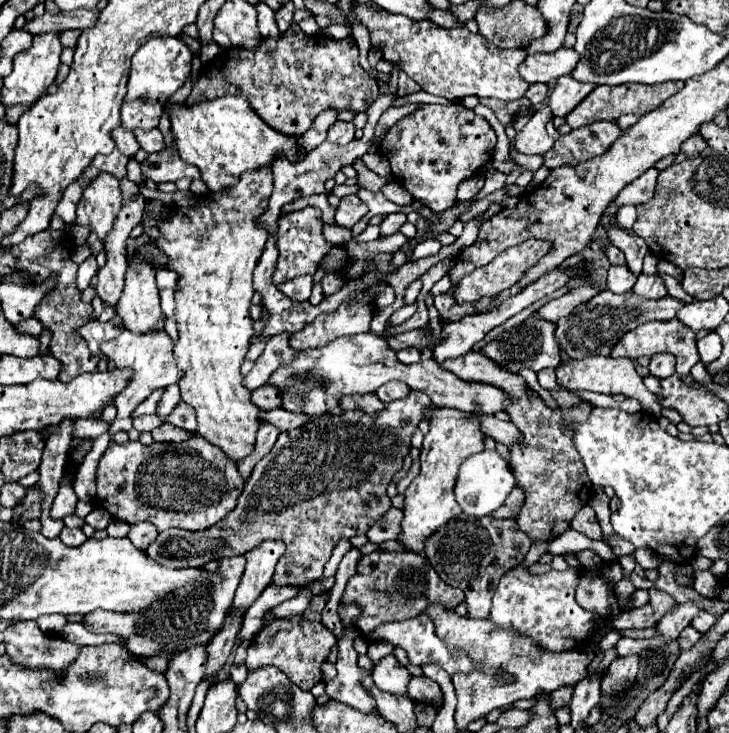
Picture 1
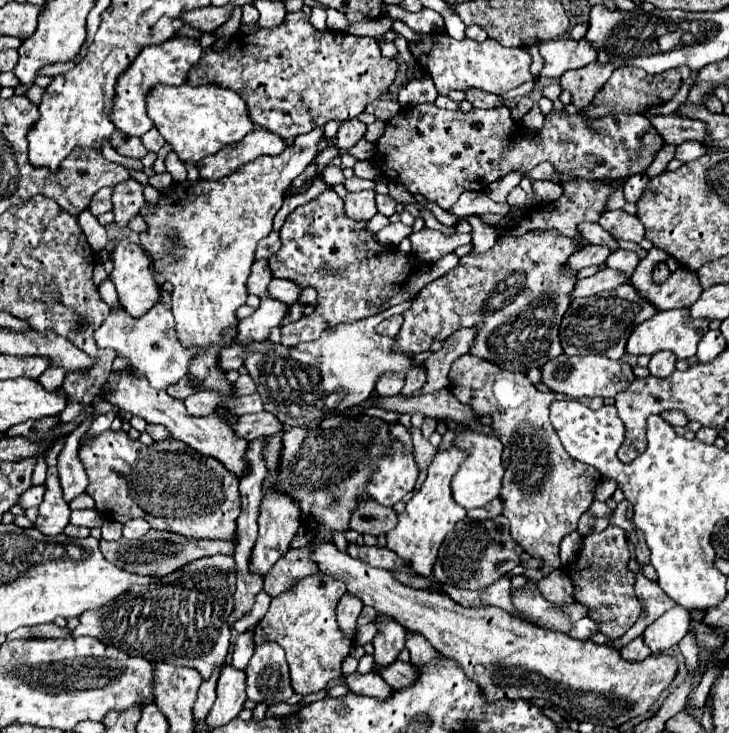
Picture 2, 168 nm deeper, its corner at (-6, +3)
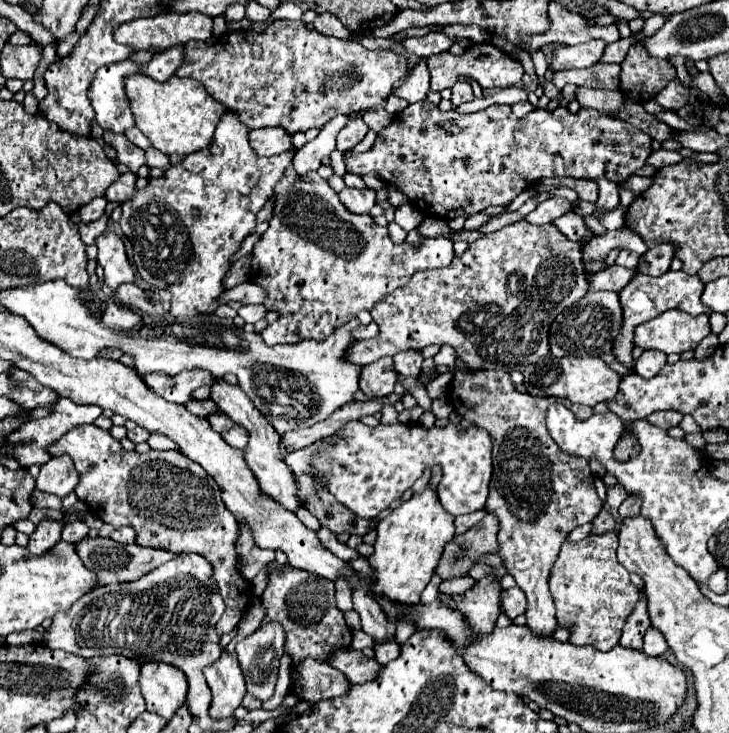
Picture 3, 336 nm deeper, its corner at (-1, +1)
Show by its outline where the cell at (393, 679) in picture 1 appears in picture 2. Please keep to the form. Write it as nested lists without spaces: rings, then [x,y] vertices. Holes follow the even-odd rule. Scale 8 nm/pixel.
[[[378,613],[374,623],[378,625],[378,635],[374,637],[374,661],[376,665],[390,665],[396,661],[398,653],[404,649],[404,637],[406,631],[400,623],[396,623],[392,617]]]

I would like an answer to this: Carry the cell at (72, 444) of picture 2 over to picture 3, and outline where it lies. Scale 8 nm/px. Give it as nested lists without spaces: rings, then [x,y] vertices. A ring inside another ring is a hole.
[[[57,455],[57,457],[51,457],[51,461],[47,461],[45,465],[41,465],[41,473],[35,481],[39,491],[53,493],[63,499],[75,489],[79,481],[79,473],[69,455]]]

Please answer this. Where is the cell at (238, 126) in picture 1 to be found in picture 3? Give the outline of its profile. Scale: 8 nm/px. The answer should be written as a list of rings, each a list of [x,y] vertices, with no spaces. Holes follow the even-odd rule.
[[[137,73],[125,79],[125,91],[131,101],[137,127],[145,133],[155,149],[167,155],[187,157],[189,153],[209,147],[219,119],[227,113],[227,107],[213,101],[213,97],[205,93],[205,87],[195,79],[181,79],[173,75],[169,81],[159,83]]]

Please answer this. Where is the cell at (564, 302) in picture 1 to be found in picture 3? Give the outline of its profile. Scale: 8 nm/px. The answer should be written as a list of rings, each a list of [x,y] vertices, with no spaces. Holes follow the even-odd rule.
[[[611,265],[609,269],[603,269],[589,277],[589,291],[601,291],[601,289],[621,291],[633,279],[633,275],[635,275],[635,271],[631,271],[631,269]]]

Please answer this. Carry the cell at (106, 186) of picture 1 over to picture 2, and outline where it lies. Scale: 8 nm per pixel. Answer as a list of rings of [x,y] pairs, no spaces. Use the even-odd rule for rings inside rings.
[[[104,187],[100,189],[94,197],[92,197],[92,203],[90,203],[90,213],[92,215],[102,215],[106,211],[112,211],[112,203],[110,203],[110,195],[112,195],[112,187]]]

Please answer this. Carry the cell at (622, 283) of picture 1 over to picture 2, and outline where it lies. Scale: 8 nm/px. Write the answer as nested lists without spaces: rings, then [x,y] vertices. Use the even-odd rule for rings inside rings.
[[[618,249],[618,251],[614,251],[614,253],[608,257],[606,265],[608,265],[610,269],[618,269],[618,271],[622,271],[622,273],[626,273],[626,275],[630,277],[630,275],[634,273],[638,261],[640,261],[640,257],[638,257],[634,251]]]

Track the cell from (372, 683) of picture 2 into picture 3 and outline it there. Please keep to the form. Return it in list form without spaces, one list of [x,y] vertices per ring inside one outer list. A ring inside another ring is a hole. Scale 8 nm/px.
[[[305,659],[297,669],[299,685],[295,695],[303,697],[309,703],[317,703],[321,699],[343,697],[351,689],[351,681],[333,669],[329,663],[319,663],[313,659]]]

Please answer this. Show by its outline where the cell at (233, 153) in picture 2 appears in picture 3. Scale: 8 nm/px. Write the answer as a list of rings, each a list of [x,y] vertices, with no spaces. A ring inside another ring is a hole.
[[[265,127],[265,129],[251,129],[249,131],[249,143],[251,149],[259,157],[271,157],[289,151],[291,145],[291,135],[283,131],[281,127]]]

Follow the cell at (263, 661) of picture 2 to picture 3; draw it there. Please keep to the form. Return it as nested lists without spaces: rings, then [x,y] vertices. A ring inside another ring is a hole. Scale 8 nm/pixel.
[[[277,623],[261,625],[253,635],[237,643],[235,653],[239,657],[249,695],[261,701],[273,697],[277,669],[283,657],[283,643],[285,633]]]

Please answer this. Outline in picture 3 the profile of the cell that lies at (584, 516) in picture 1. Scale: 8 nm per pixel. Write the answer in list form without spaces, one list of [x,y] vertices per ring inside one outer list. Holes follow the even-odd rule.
[[[601,509],[601,513],[591,521],[591,525],[593,525],[593,533],[601,535],[601,533],[607,533],[607,531],[613,531],[615,519],[607,509]]]

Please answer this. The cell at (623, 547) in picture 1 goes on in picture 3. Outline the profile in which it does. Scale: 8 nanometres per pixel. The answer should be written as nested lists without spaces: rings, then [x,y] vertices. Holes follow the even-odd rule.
[[[617,533],[589,535],[577,543],[563,543],[561,553],[551,569],[549,589],[555,599],[557,621],[571,623],[573,645],[593,645],[601,651],[611,651],[621,637],[623,625],[633,613],[641,591],[629,581],[629,573],[617,561]]]

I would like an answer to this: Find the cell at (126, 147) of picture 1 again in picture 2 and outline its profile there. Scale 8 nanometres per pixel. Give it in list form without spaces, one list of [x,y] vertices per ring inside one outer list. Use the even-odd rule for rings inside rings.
[[[114,131],[112,137],[110,137],[110,143],[112,143],[112,147],[114,147],[120,155],[124,155],[124,157],[142,159],[142,157],[148,153],[146,147],[142,147],[142,141],[140,141],[138,137],[130,137],[130,135],[122,133],[122,131]]]

